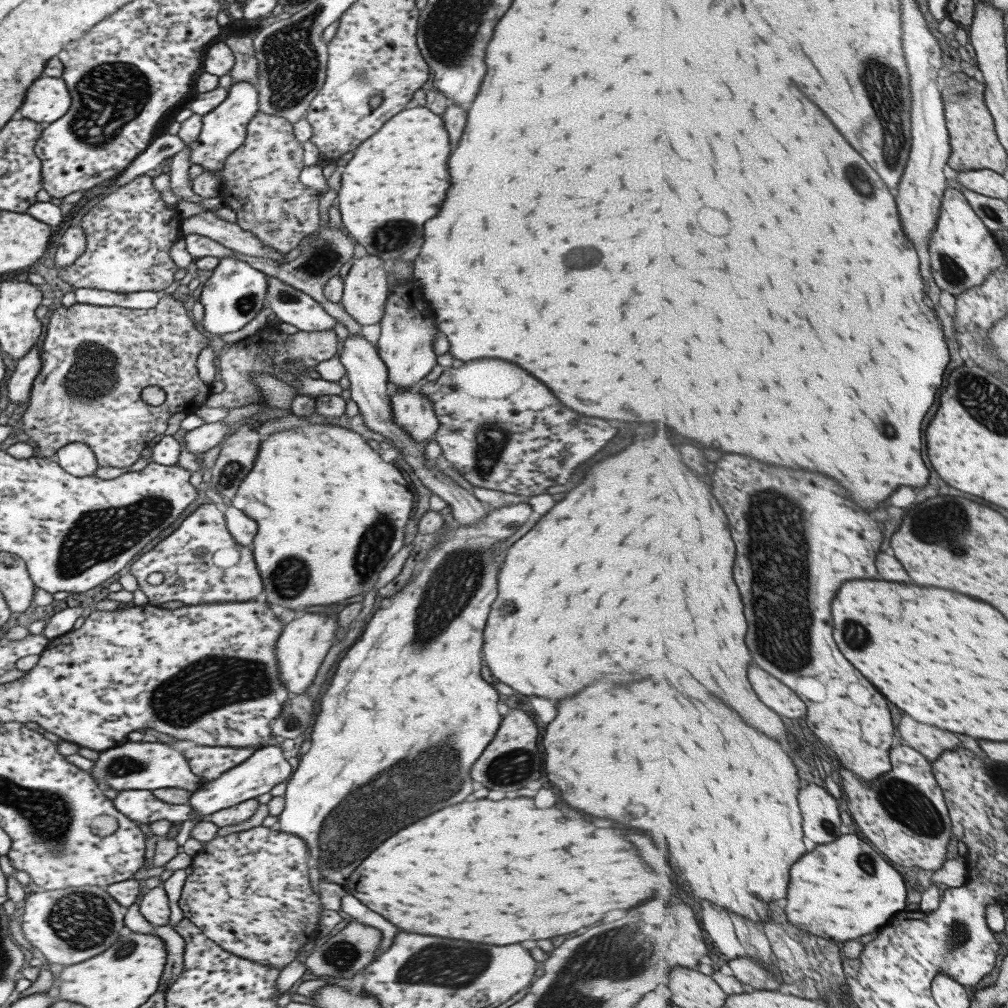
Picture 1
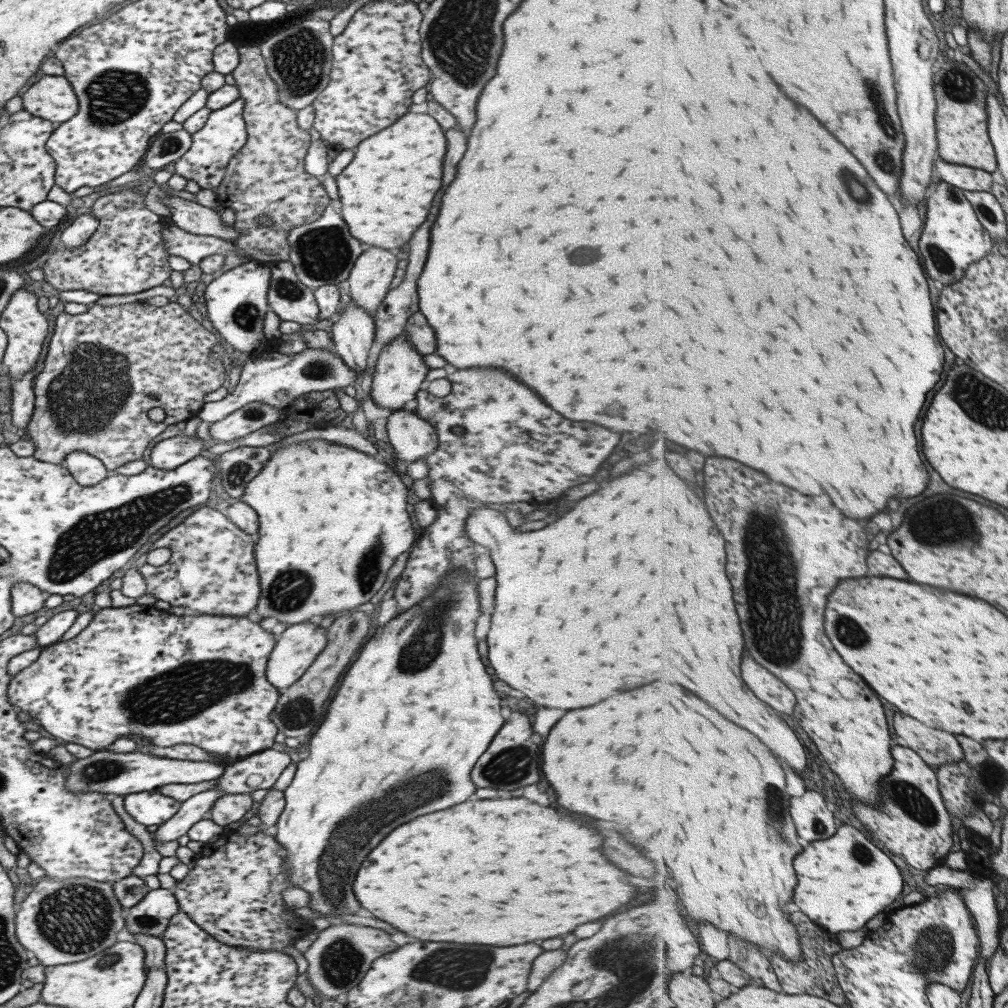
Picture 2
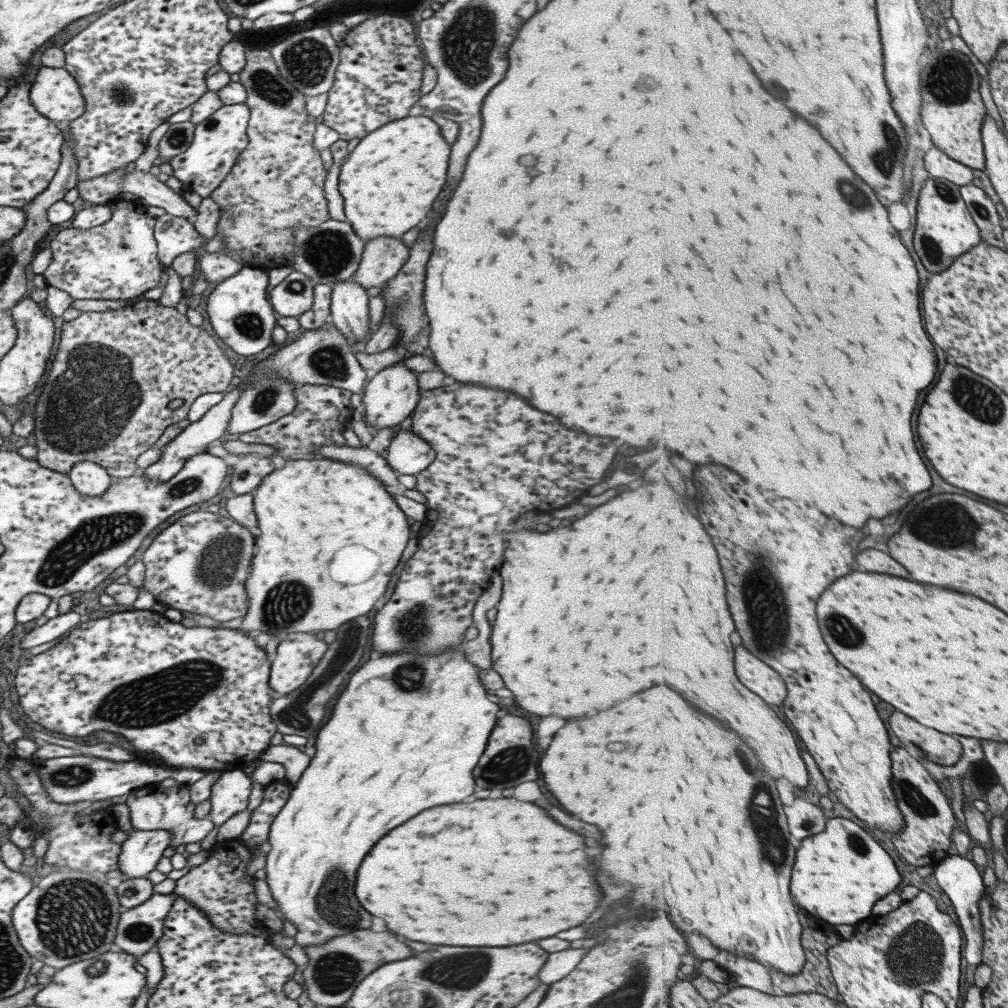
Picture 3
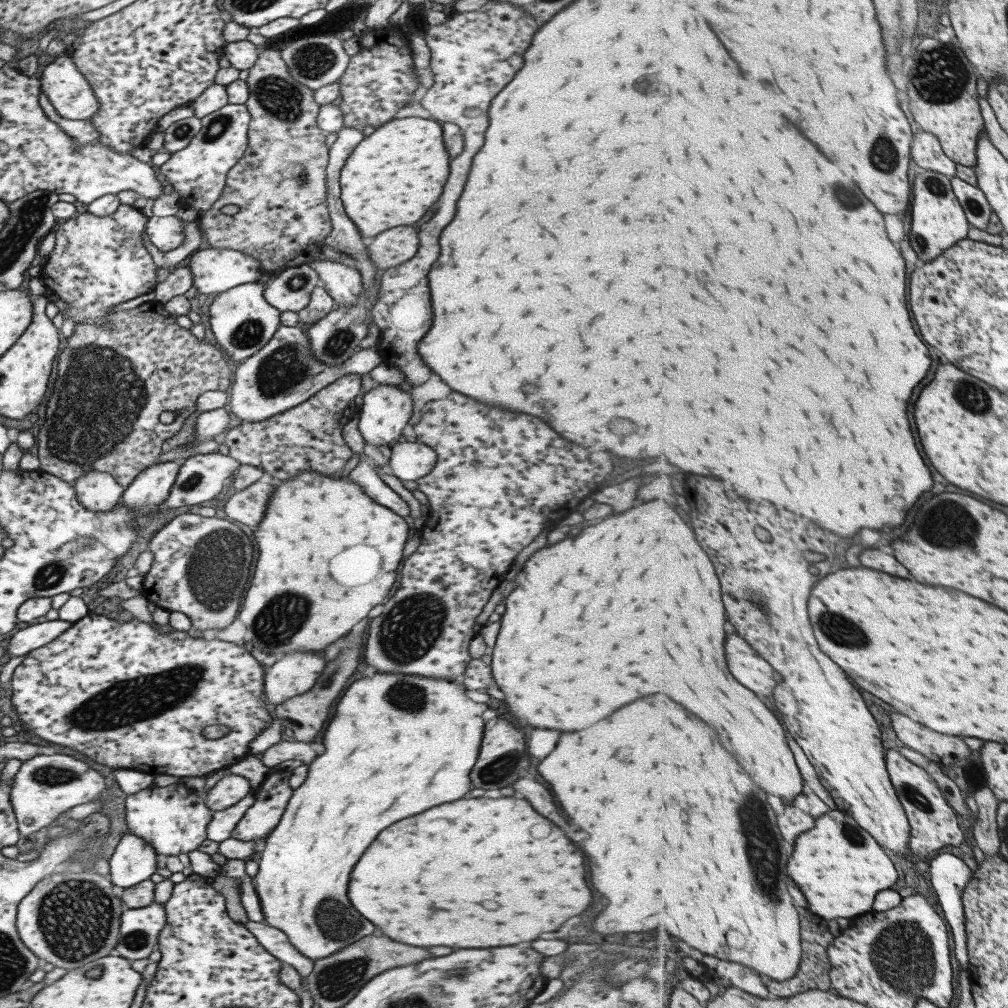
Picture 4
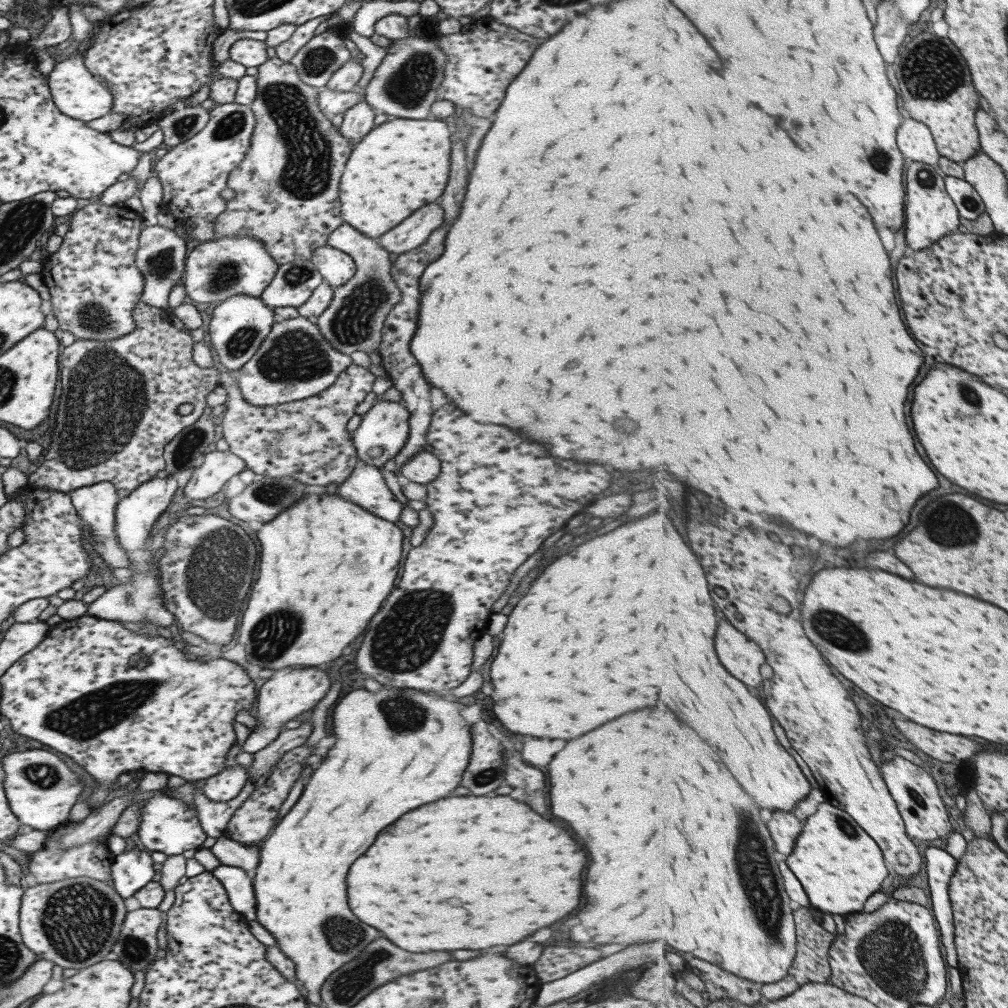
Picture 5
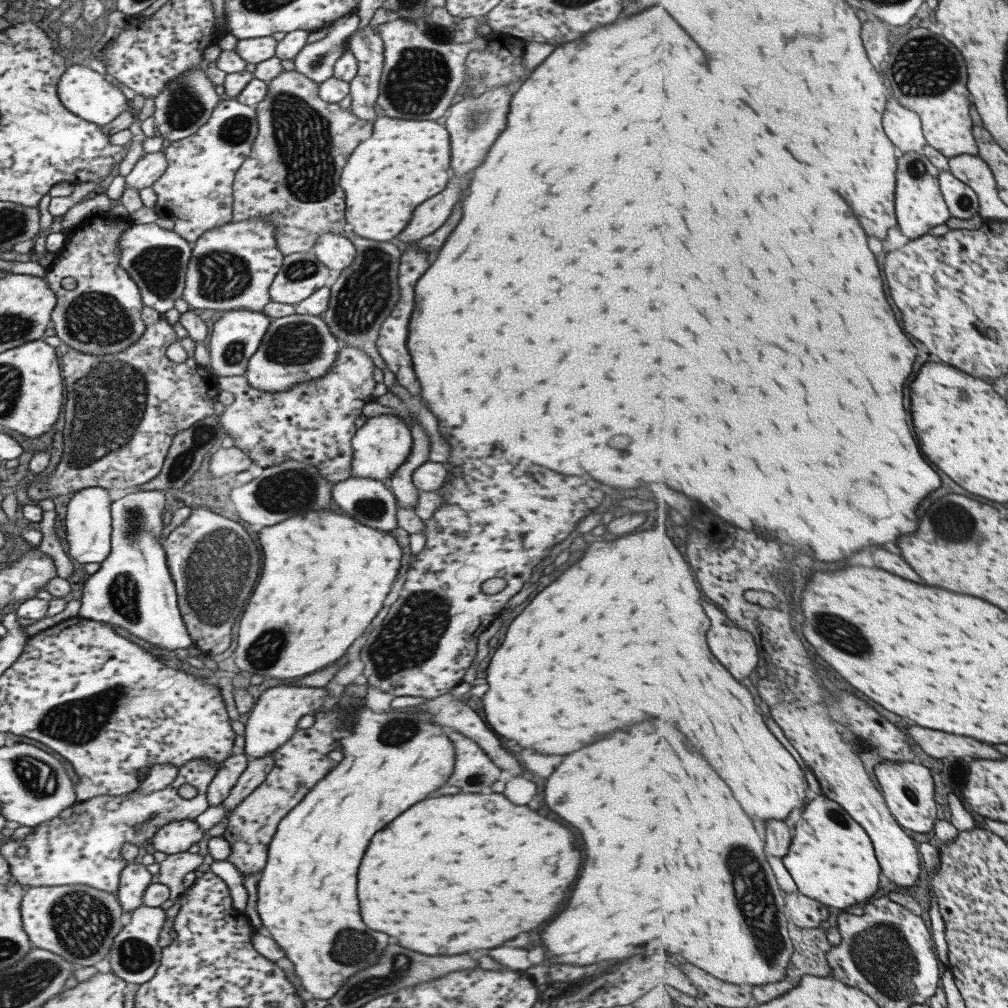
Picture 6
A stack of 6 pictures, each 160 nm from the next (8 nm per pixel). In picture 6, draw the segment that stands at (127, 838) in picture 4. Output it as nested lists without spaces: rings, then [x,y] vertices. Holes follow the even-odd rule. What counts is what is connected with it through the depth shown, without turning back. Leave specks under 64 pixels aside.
[[[127,863],[121,870],[116,888],[116,899],[122,912],[131,912],[142,905],[142,894],[149,882],[151,874],[144,864]]]

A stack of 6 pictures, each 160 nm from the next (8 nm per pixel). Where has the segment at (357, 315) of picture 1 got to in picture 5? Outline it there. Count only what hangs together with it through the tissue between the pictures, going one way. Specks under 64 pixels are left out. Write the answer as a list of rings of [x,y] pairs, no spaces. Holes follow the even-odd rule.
[[[427,204],[417,212],[413,212],[411,216],[407,216],[407,220],[403,220],[395,228],[390,228],[378,236],[375,241],[387,253],[403,255],[409,250],[417,249],[417,246],[429,236],[429,232],[437,228],[441,222],[443,222],[443,210],[439,208],[439,204]]]

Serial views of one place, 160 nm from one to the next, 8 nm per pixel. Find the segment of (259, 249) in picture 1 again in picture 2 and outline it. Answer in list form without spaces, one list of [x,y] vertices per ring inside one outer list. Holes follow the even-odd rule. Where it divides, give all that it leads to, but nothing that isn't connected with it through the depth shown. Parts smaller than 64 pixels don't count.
[[[170,195],[162,198],[162,203],[170,208],[170,222],[183,232],[215,236],[232,243],[238,237],[238,232],[232,226],[225,226],[212,208]]]

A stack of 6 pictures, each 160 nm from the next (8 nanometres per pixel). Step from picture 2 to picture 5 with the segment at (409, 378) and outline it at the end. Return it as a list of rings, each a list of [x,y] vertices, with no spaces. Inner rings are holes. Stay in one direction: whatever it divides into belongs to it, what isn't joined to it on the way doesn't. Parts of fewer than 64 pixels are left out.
[[[378,397],[375,404],[360,416],[360,423],[351,434],[351,441],[358,460],[378,468],[400,451],[400,448],[405,444],[407,435],[407,409],[399,401],[392,402]]]

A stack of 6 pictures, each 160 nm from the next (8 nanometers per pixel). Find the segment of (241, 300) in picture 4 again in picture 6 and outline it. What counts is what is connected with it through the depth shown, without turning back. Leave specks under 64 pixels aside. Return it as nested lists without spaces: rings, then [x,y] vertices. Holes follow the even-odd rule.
[[[235,309],[225,311],[211,326],[209,334],[209,358],[215,376],[239,376],[244,374],[248,358],[258,349],[270,319],[262,312]]]

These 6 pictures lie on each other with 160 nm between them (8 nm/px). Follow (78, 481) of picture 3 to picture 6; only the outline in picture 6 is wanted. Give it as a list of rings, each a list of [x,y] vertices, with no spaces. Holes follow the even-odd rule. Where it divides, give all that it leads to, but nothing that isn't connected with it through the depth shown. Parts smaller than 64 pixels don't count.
[[[91,487],[73,493],[67,503],[63,544],[65,552],[80,563],[103,562],[110,551],[110,504],[107,489]]]

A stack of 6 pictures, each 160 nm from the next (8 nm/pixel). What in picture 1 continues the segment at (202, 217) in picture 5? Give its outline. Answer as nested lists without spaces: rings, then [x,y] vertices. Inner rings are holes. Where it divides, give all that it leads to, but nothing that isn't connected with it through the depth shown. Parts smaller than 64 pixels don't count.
[[[243,81],[232,82],[227,89],[225,100],[201,117],[199,135],[188,146],[187,157],[190,164],[201,165],[203,171],[219,171],[227,156],[244,142],[245,128],[256,112],[258,112],[257,88]]]

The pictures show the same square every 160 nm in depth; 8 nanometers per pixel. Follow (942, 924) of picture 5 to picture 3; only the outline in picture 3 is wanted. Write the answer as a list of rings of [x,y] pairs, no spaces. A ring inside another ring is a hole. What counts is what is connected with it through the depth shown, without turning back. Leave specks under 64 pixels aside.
[[[951,855],[943,862],[939,863],[934,869],[936,882],[941,886],[943,892],[951,900],[955,912],[960,922],[965,940],[965,960],[969,964],[983,964],[984,953],[984,928],[982,923],[980,902],[984,899],[985,884],[983,884],[983,874],[980,868],[975,866],[971,860],[961,855]]]

